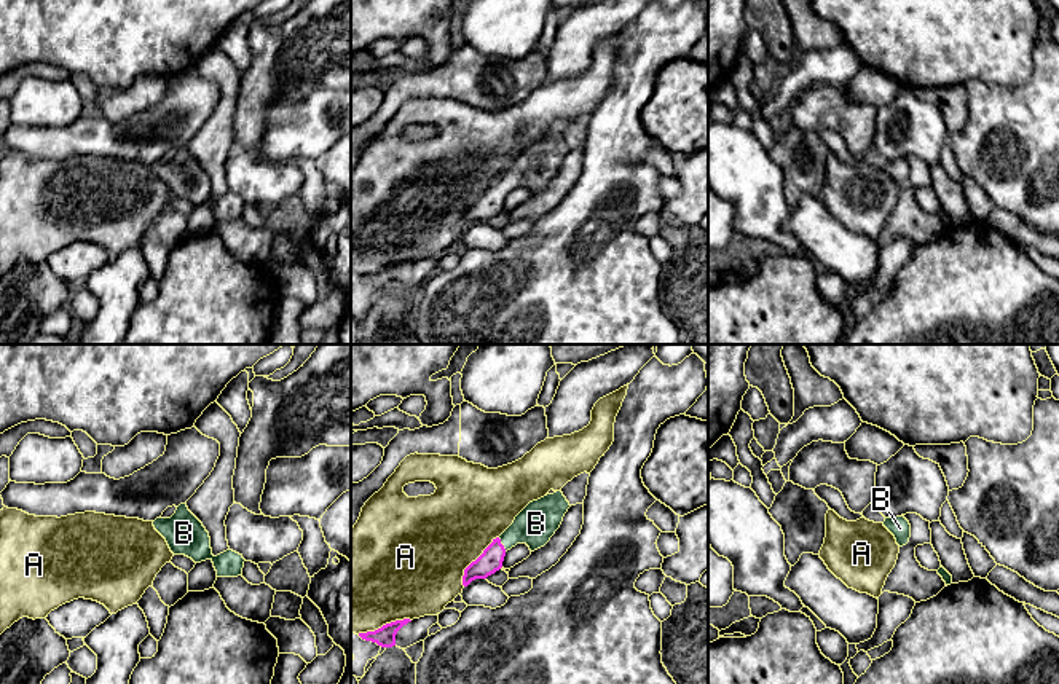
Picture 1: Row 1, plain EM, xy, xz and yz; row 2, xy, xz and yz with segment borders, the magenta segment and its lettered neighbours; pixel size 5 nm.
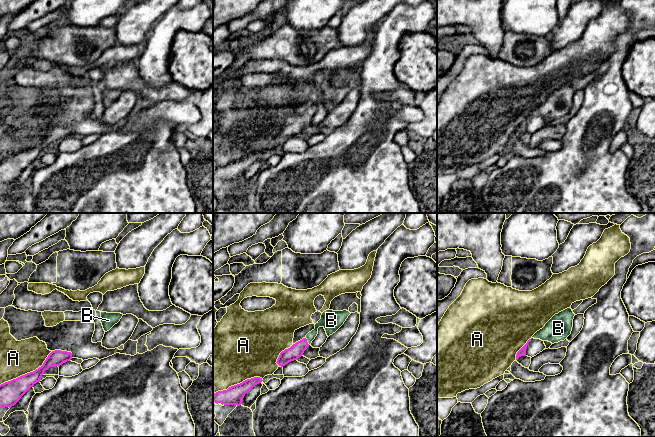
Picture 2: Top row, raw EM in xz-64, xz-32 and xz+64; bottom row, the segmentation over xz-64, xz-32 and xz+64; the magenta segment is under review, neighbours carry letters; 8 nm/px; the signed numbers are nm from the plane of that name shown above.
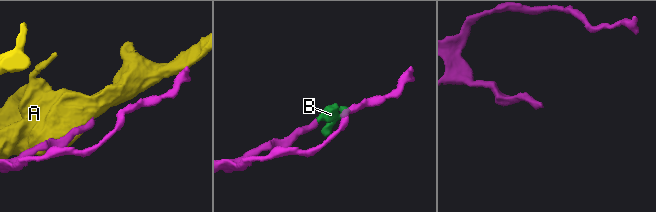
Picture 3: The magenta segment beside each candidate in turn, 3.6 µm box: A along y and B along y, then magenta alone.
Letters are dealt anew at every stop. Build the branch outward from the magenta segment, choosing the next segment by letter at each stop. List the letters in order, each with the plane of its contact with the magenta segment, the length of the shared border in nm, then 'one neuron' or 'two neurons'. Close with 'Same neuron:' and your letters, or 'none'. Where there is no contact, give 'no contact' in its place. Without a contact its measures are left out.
A: xz | 320 nm | two neurons
B: xz | 80 nm | one neuron
Same neuron: B

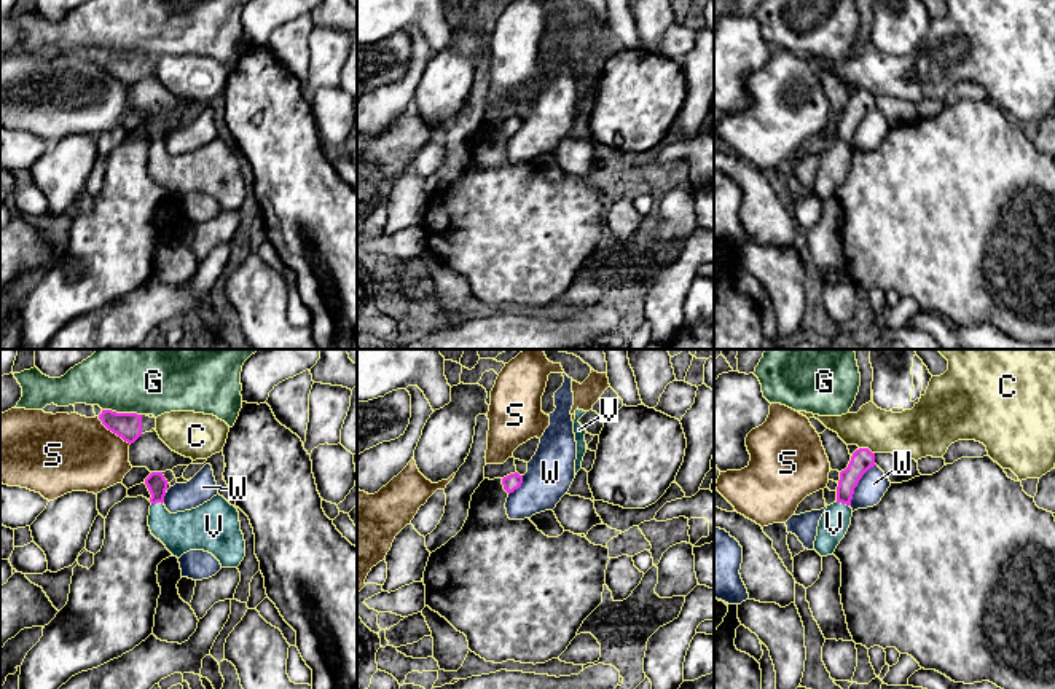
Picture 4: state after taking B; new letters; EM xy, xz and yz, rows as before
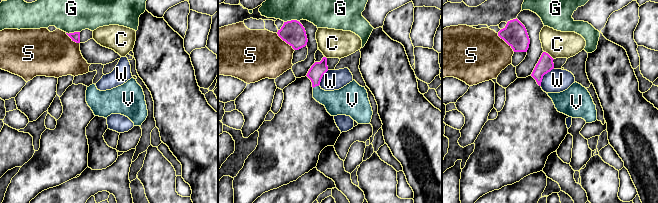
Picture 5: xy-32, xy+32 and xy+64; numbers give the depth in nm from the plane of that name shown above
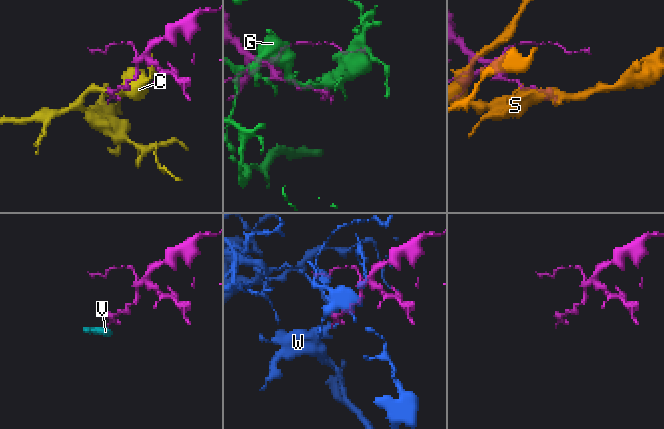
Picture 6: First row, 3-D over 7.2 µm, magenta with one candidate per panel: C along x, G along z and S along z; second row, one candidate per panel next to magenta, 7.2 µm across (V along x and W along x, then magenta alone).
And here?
C: yz | 90 nm | two neurons
G: xy | 200 nm | two neurons
S: xy | 220 nm | two neurons
V: yz | 70 nm | one neuron
W: yz | 260 nm | two neurons
Same neuron: V

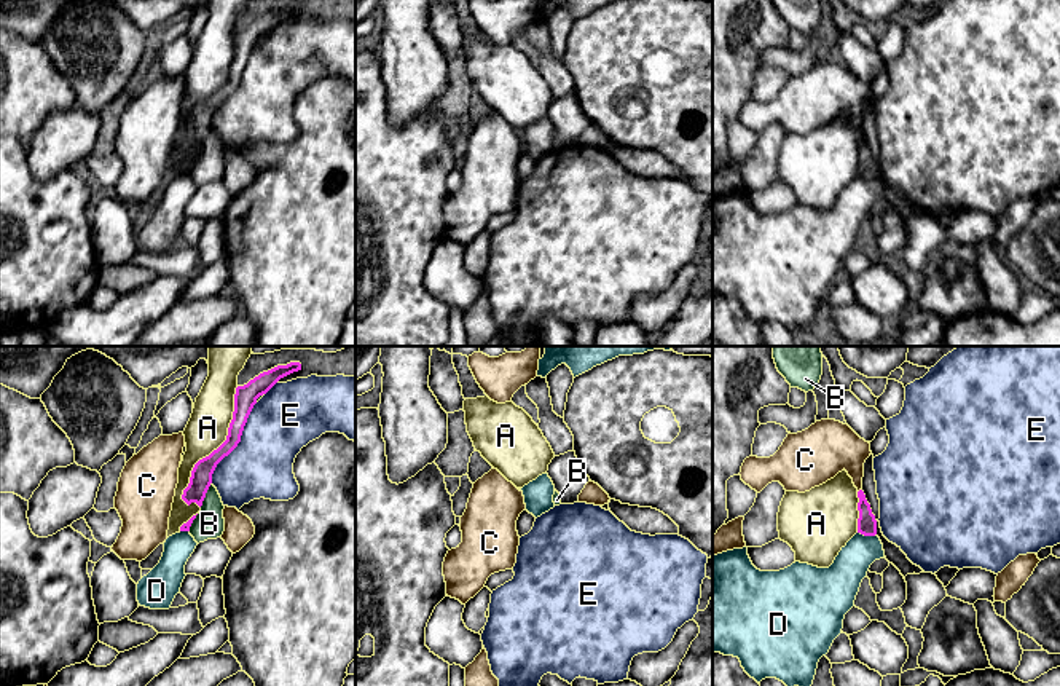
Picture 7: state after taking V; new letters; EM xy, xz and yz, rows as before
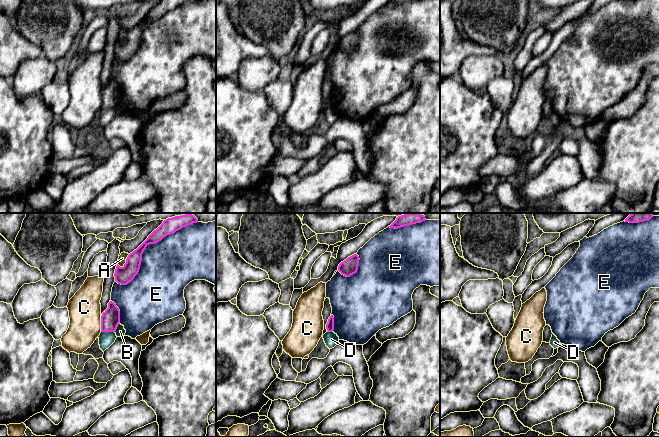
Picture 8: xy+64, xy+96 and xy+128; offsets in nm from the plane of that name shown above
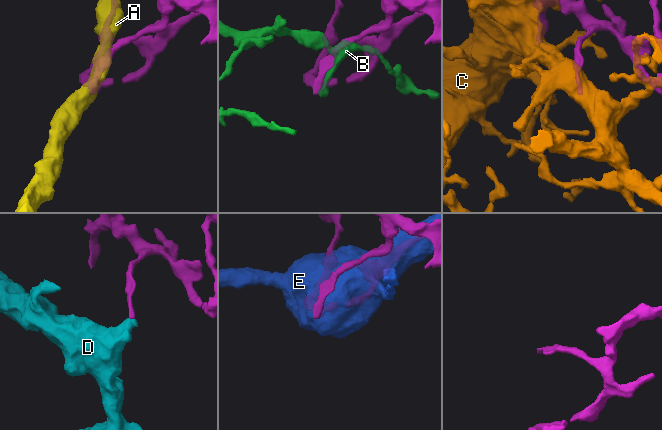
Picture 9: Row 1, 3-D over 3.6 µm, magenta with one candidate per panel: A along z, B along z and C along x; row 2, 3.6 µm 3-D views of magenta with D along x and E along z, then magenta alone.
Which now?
A: xy | 650 nm | two neurons
B: xy | 130 nm | two neurons
C: yz | 30 nm | two neurons
D: yz | 100 nm | two neurons
E: xy | 480 nm | two neurons
Same neuron: none

